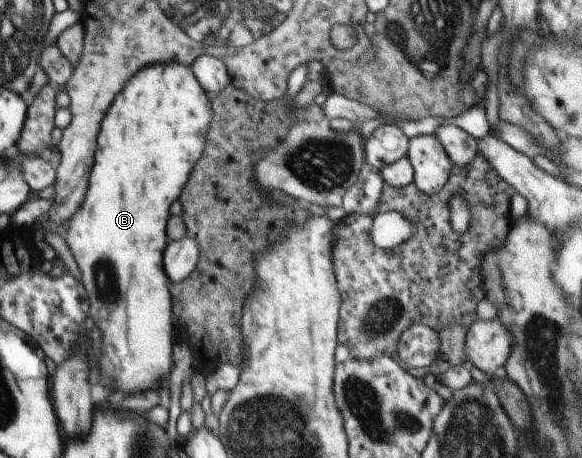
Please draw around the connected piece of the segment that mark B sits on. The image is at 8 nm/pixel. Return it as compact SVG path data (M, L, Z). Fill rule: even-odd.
M169 61L169 64L161 64L155 63L153 66L149 65L149 68L140 68L141 72L137 72L137 76L133 76L133 80L129 80L129 84L125 83L125 88L123 88L123 92L119 92L117 96L113 99L112 105L108 108L108 111L105 113L105 120L103 120L103 124L101 124L101 132L99 132L99 136L97 137L97 154L95 154L95 166L93 166L93 172L91 172L91 182L89 182L89 190L87 190L87 198L85 198L85 204L81 206L81 210L74 213L74 215L66 222L63 230L65 230L65 234L63 234L63 238L65 238L65 242L69 244L69 248L71 248L71 252L73 252L73 256L75 256L75 260L77 260L77 264L79 264L79 268L81 268L81 274L83 274L83 284L85 284L85 290L87 290L87 294L89 294L89 300L91 300L91 316L93 316L93 320L95 320L95 324L101 328L101 332L103 332L103 356L101 356L101 370L103 370L103 374L115 384L115 388L117 390L123 390L125 394L133 394L133 392L139 392L141 388L143 388L143 384L149 384L149 382L157 382L157 384L161 384L163 380L165 380L165 386L167 386L167 380L169 380L169 374L174 368L173 363L173 352L172 352L172 323L171 316L172 313L172 298L171 293L169 292L170 280L168 279L167 274L165 274L165 270L163 270L163 251L165 247L168 245L169 240L167 236L166 226L168 223L168 218L170 217L170 208L173 202L179 200L182 190L184 186L187 184L188 180L191 178L193 167L197 164L197 161L201 158L205 148L206 142L208 140L208 132L210 130L210 125L213 120L213 109L212 109L212 97L207 94L206 90L200 86L199 81L196 79L195 73L192 71L191 67L180 65L175 61Z

